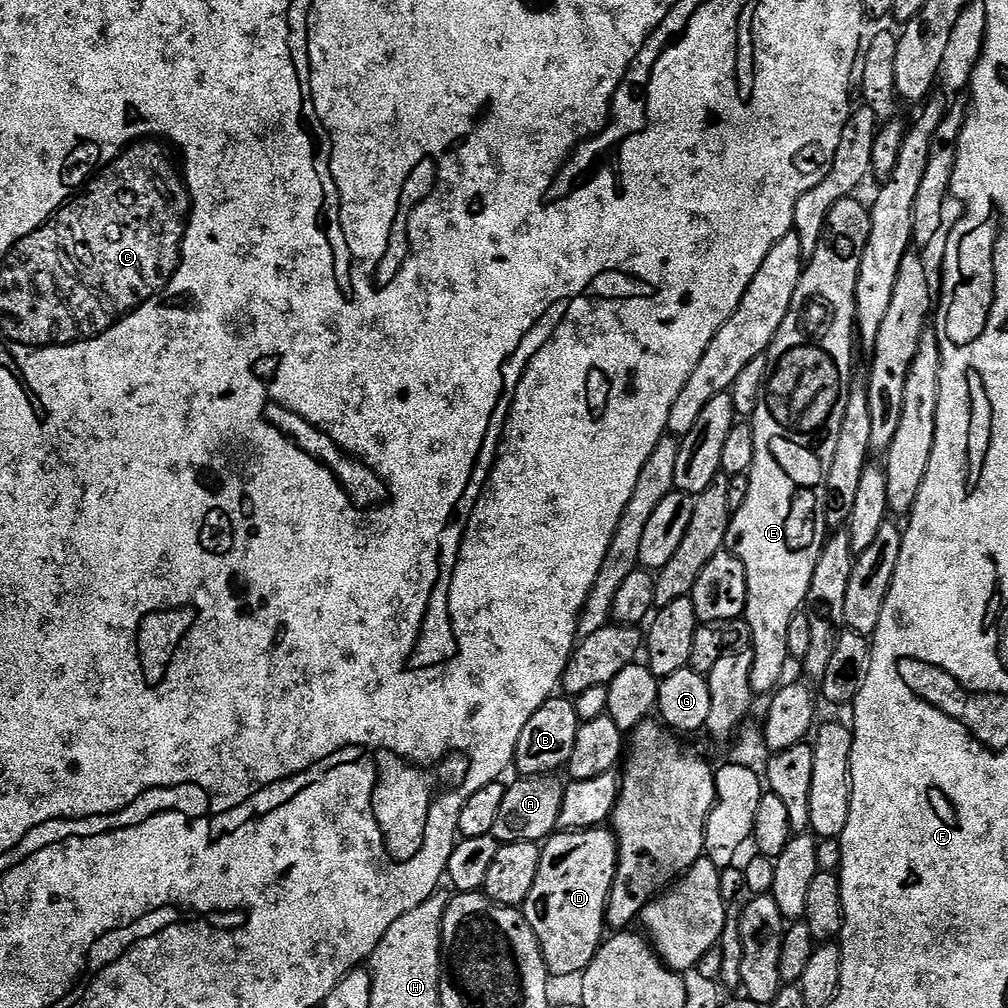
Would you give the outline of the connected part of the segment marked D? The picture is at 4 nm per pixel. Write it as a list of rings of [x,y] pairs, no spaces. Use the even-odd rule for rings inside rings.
[[[608,826],[577,832],[560,830],[543,841],[538,878],[530,886],[522,911],[538,938],[551,975],[581,975],[595,958],[606,936],[608,895],[616,877],[617,859],[616,837]]]

